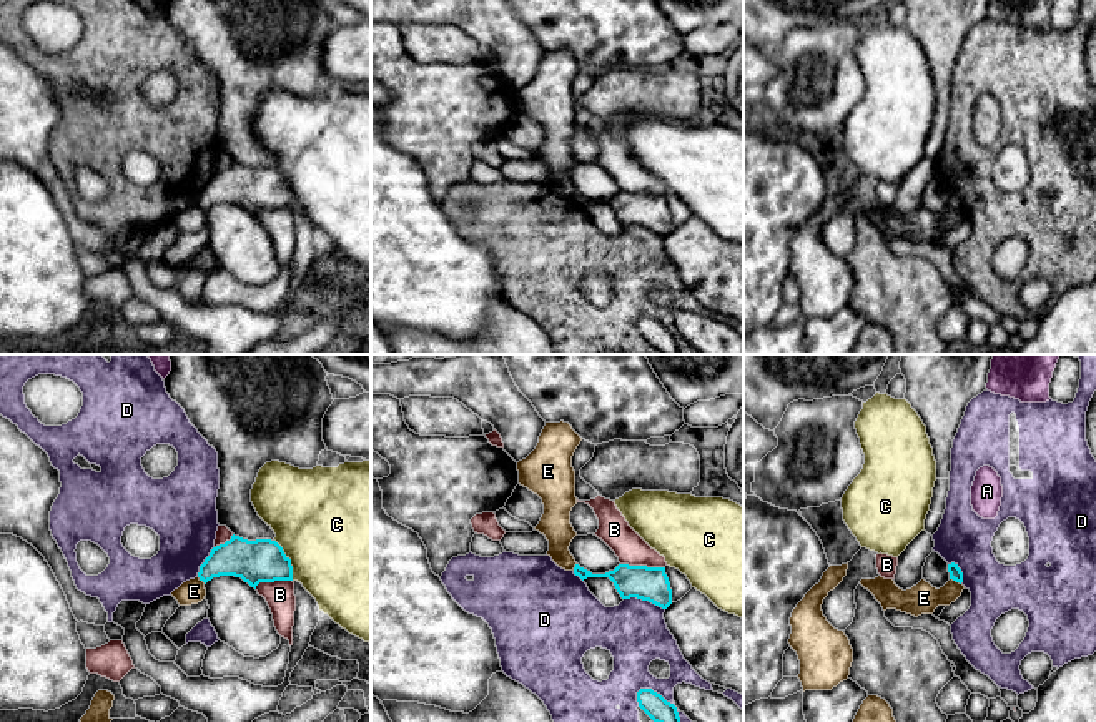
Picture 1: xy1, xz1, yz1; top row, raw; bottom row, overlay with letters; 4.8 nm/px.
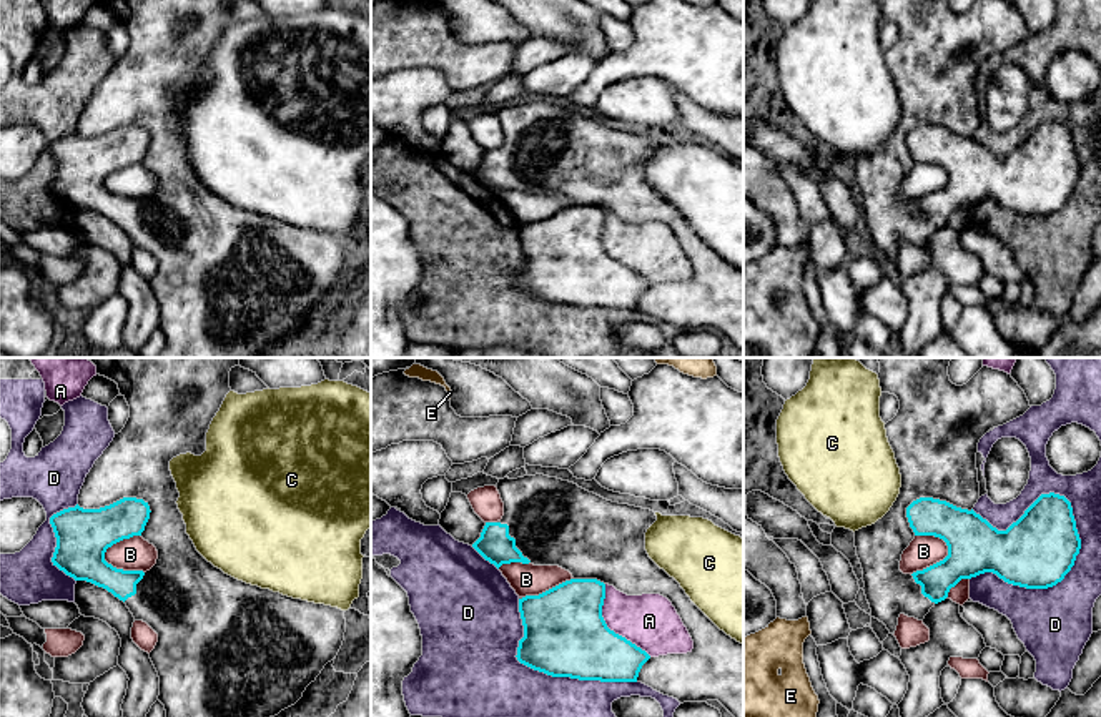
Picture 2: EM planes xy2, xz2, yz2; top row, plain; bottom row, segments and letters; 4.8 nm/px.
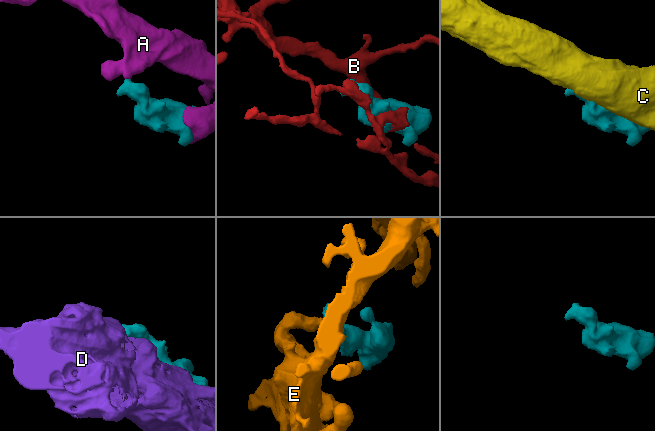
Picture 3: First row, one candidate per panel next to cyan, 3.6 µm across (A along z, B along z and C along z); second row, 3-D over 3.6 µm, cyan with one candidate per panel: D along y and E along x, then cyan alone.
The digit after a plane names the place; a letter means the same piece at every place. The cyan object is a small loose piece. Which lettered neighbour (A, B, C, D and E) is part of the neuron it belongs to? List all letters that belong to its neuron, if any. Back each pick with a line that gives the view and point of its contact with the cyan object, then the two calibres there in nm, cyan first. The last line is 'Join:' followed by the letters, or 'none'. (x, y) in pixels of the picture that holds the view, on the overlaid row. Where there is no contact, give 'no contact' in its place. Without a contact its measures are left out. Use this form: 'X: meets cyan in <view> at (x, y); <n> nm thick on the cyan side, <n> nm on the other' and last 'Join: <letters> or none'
Join: none

